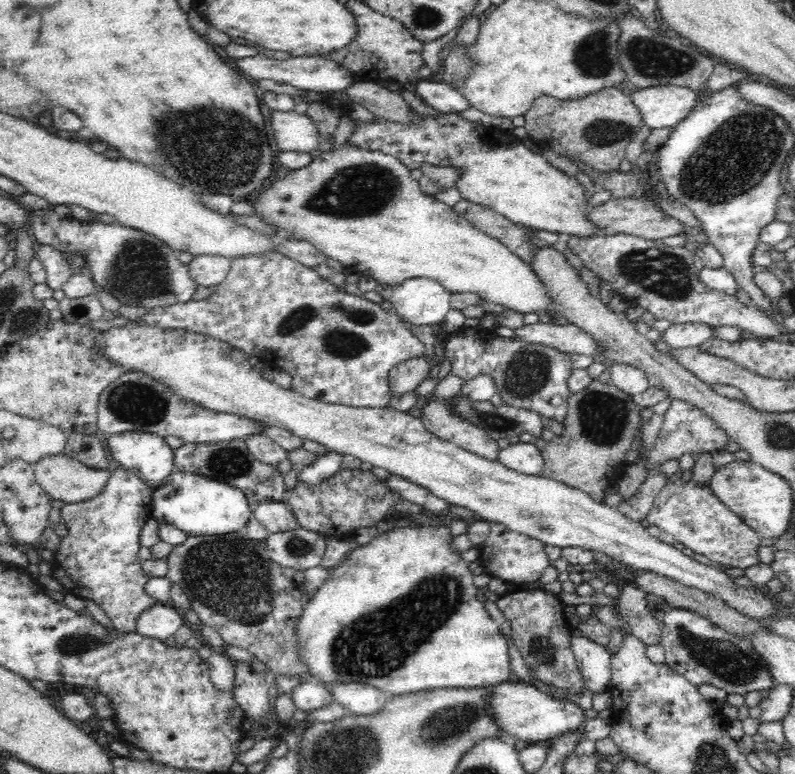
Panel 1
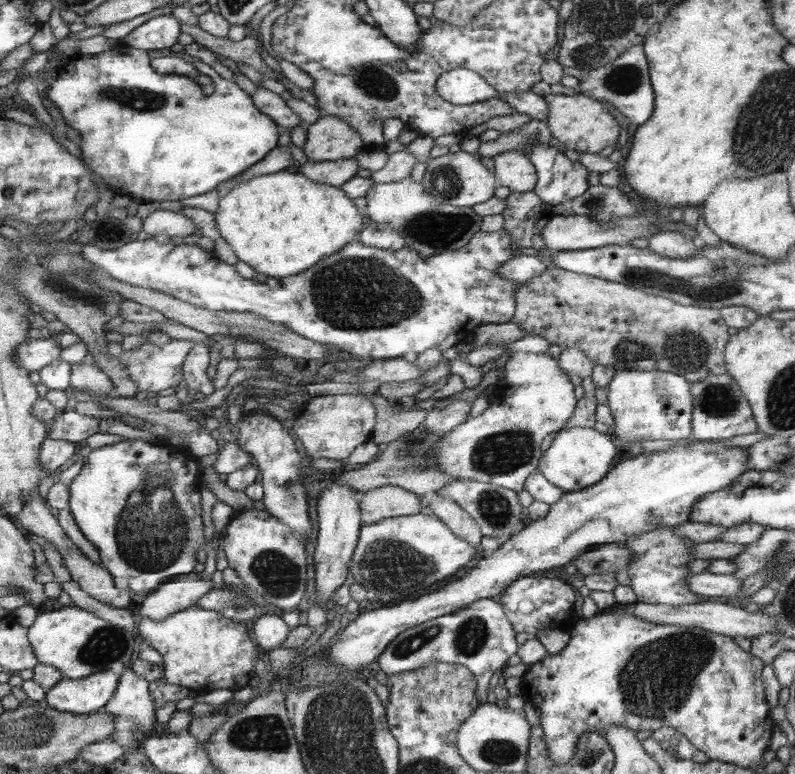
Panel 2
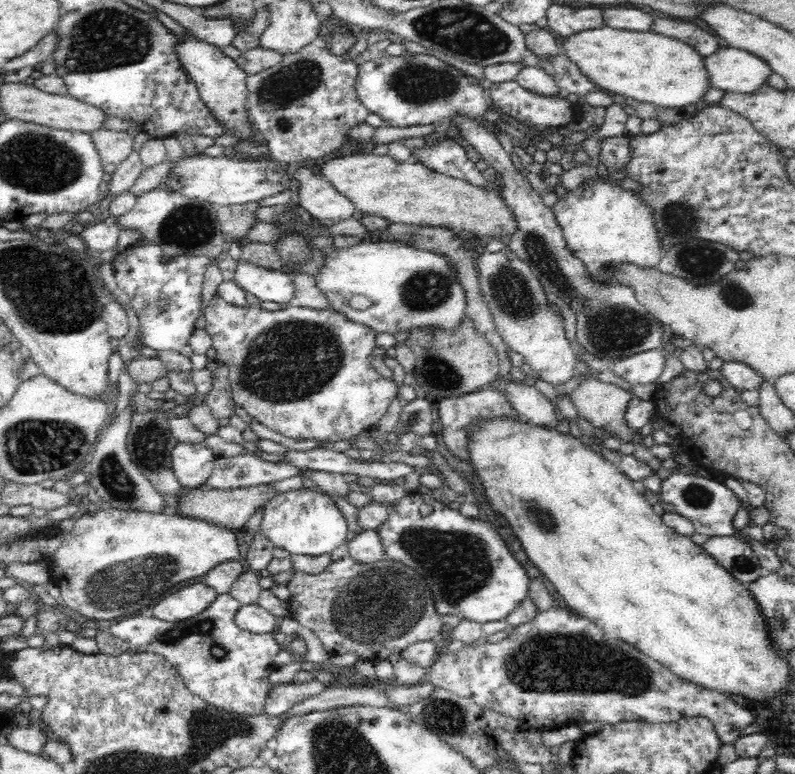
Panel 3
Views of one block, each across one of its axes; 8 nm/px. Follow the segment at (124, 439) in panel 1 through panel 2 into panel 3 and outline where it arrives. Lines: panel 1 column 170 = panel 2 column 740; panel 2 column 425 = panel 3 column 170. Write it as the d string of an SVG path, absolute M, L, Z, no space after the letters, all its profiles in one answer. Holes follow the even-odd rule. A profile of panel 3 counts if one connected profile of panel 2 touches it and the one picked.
M197 580L186 588L180 588L179 592L170 594L148 612L164 622L183 622L206 611L218 596L216 590Z

